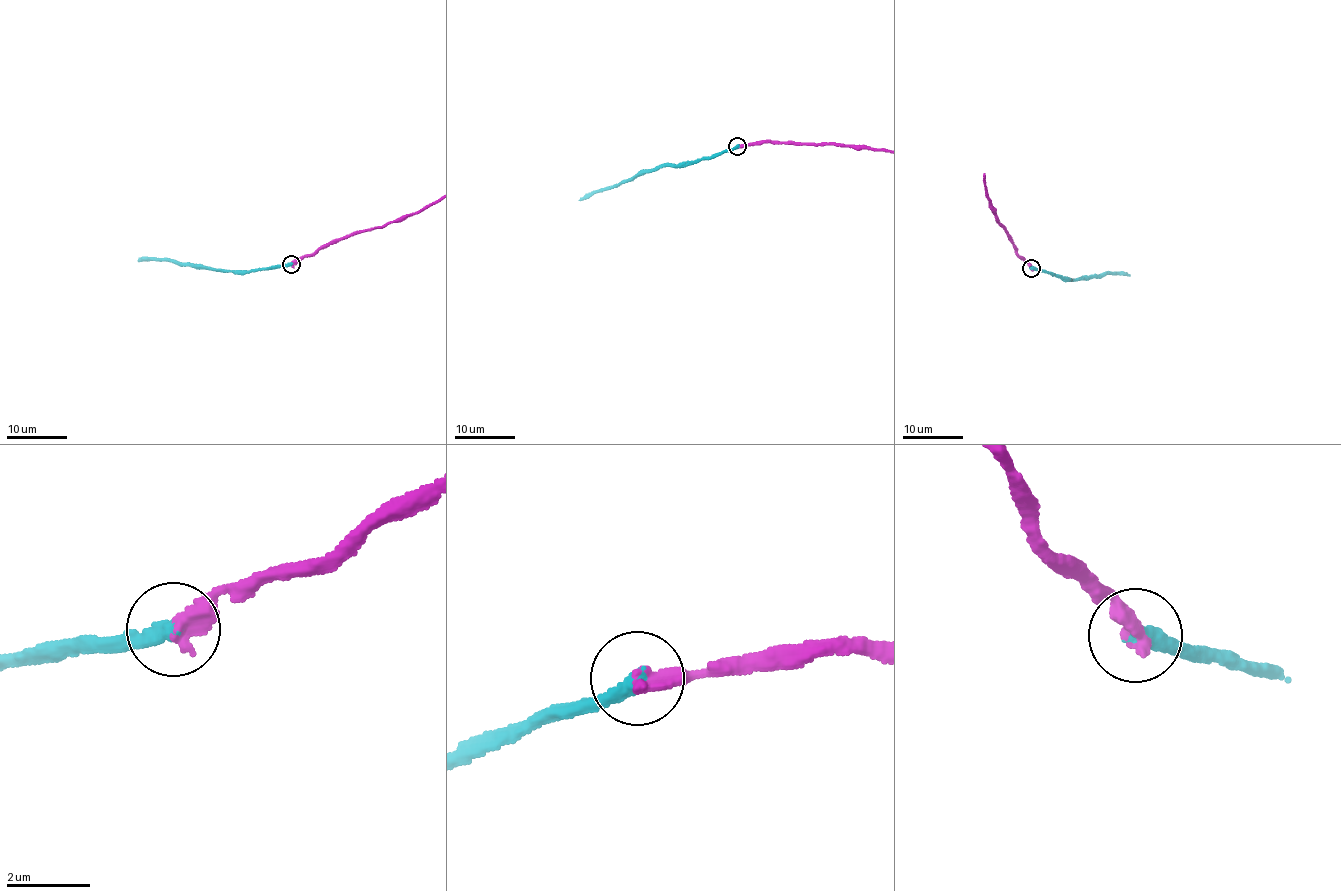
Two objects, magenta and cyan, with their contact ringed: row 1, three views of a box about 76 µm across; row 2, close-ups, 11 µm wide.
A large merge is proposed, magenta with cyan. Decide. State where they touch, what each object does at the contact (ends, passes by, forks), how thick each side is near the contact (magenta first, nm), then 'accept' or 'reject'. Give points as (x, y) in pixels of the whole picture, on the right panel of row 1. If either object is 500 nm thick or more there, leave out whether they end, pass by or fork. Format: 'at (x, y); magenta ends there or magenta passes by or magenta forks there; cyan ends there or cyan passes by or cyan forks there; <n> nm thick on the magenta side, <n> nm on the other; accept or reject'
at (1031, 268); magenta ends there; cyan ends there; 440 nm thick on the magenta side, 400 nm on the other; accept

